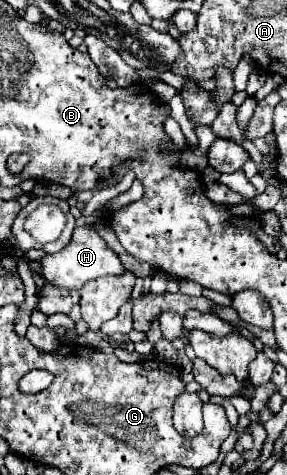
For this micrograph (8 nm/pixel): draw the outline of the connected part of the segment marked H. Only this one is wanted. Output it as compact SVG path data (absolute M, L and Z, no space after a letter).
M80 226L74 228L72 240L70 244L60 250L58 254L50 254L46 258L40 260L42 262L42 272L46 282L64 286L64 288L76 288L80 290L86 282L100 278L100 276L108 276L108 274L122 274L124 266L120 262L120 258L108 248L108 244L98 236L98 232L94 230L94 226Z

